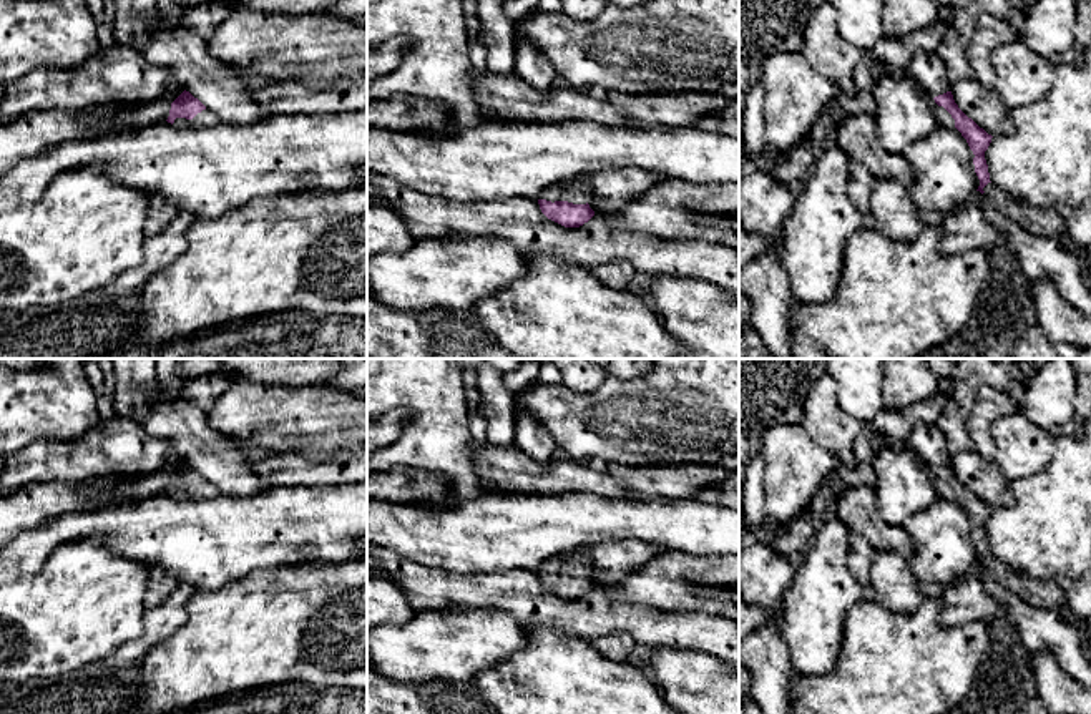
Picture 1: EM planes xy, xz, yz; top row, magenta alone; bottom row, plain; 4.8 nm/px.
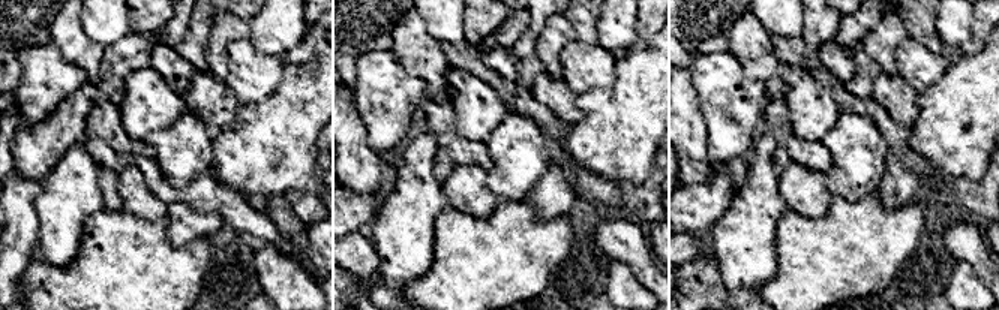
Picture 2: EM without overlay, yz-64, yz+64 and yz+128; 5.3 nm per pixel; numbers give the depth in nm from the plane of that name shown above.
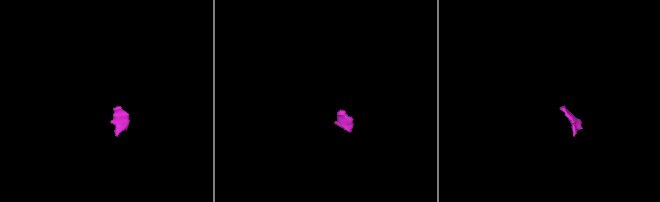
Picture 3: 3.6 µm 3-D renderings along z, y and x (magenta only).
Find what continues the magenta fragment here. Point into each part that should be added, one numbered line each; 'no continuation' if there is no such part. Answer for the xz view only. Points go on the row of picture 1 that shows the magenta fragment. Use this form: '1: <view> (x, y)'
1: xz (575, 190)

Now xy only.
1: xy (203, 118)

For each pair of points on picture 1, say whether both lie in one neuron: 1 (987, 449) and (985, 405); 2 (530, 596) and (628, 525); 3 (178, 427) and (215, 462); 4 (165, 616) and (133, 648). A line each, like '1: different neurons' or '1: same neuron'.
1: same neuron
2: different neurons
3: same neuron
4: same neuron

